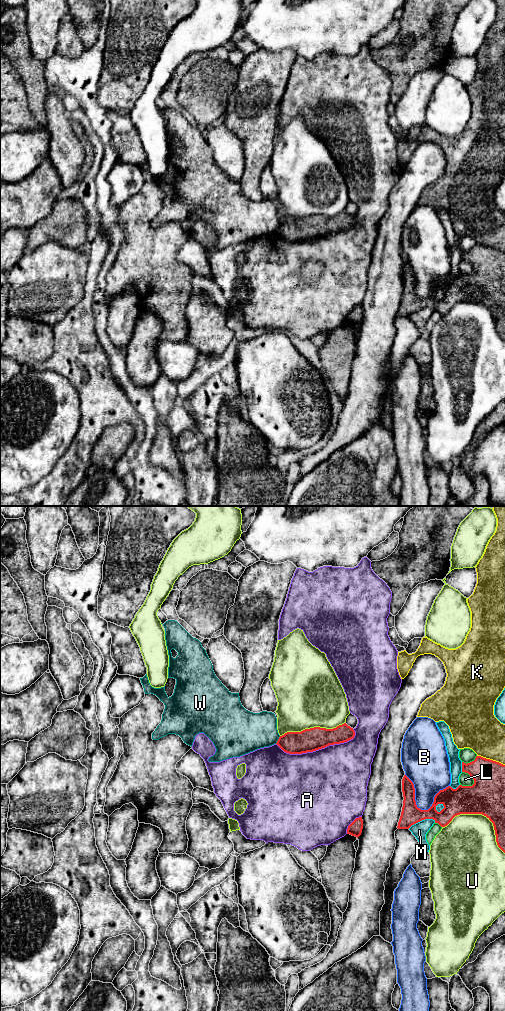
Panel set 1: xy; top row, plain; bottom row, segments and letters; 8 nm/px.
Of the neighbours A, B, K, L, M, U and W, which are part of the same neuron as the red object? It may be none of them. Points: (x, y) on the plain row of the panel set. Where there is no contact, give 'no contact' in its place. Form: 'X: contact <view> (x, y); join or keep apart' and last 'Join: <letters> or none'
A: contact xy (317, 237); keep apart
B: contact xy (419, 296); keep apart
K: contact xy (491, 248); keep apart
L: contact xy (471, 264); keep apart
M: contact xy (421, 308); keep apart
U: contact xy (482, 302); keep apart
W: contact xy (278, 228); keep apart
Join: none

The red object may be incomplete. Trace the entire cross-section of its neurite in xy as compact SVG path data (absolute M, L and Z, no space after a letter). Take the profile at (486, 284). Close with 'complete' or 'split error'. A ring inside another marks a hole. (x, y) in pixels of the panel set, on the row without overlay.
M476 244L475 248L470 251L462 250L462 260L468 261L473 266L474 272L472 274L459 273L456 277L448 274L440 278L428 298L421 298L417 295L414 272L404 263L402 267L404 288L397 316L409 317L412 313L425 307L433 307L435 311L445 315L457 303L482 302L493 311L497 333L505 341L505 253Z | complete

